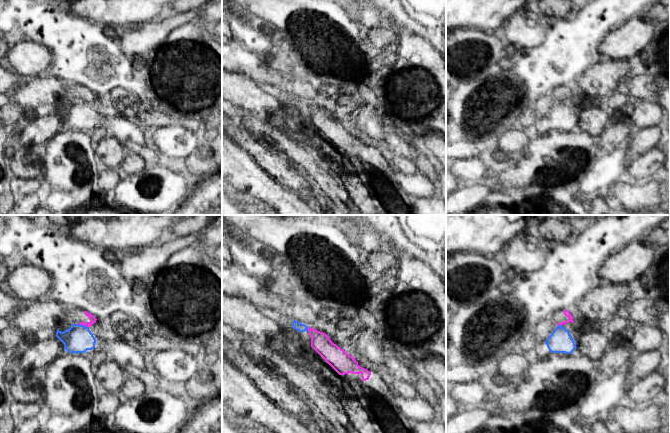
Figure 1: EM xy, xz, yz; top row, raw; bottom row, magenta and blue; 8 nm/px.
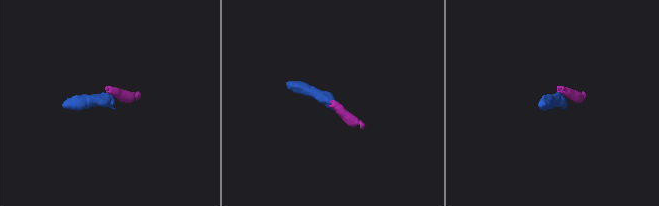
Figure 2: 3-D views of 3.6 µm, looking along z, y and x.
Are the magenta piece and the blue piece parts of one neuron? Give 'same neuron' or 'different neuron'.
different neuron

